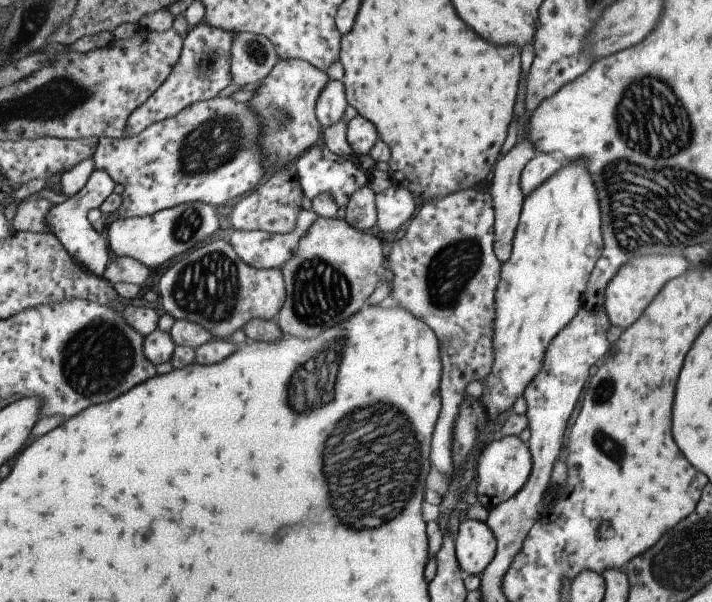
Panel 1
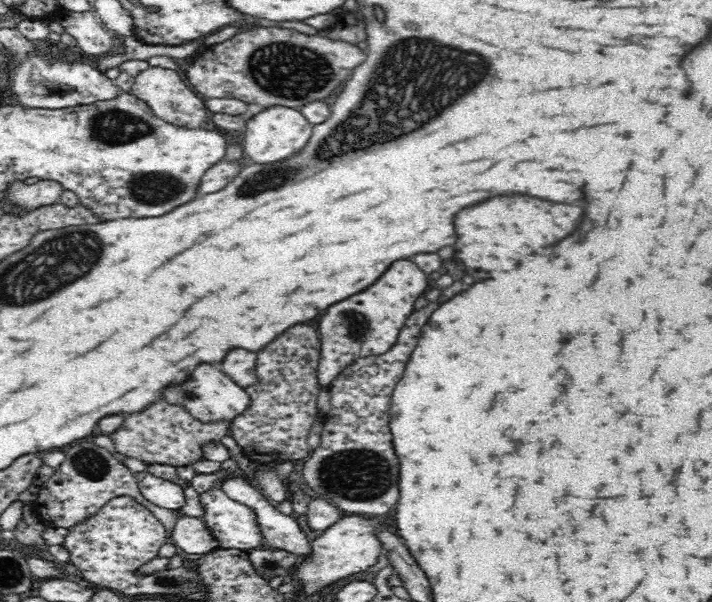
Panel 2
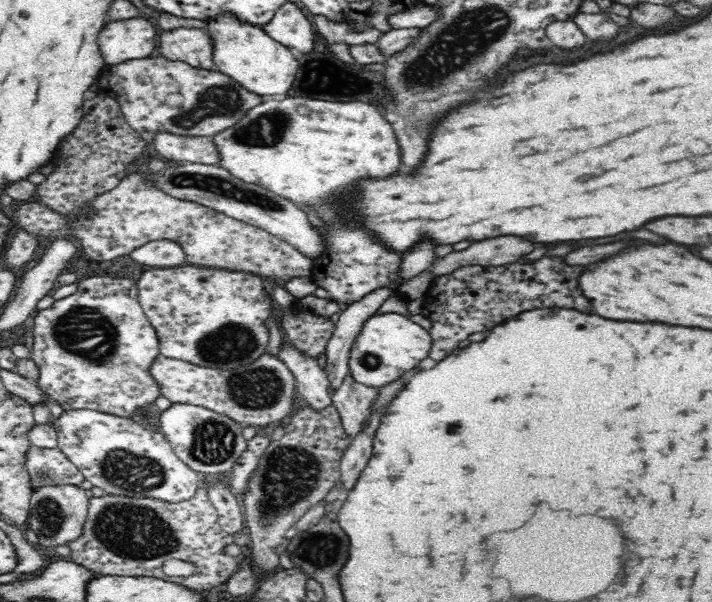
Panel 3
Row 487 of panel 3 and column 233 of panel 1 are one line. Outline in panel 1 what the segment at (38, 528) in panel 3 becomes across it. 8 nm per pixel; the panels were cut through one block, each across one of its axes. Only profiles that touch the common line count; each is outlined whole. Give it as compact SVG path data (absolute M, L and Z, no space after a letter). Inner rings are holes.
M236 33L230 46L230 76L232 82L254 84L264 80L280 60L272 41L254 33Z

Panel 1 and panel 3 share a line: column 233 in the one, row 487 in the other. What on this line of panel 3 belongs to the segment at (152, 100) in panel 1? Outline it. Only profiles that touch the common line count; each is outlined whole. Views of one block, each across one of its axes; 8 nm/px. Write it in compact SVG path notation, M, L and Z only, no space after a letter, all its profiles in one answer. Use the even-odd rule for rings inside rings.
M31 445L26 454L25 465L33 489L60 484L81 486L85 480L80 469L58 447L47 449Z

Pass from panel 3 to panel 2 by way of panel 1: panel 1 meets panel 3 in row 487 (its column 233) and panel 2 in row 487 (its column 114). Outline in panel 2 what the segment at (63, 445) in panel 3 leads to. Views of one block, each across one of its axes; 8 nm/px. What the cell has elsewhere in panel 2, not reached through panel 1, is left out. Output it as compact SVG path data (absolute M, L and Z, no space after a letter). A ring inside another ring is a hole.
M142 471L135 473L142 496L160 507L170 510L180 510L186 504L184 488L170 480L158 478L151 472ZM211 487L199 494L199 500L204 506L204 515L201 519L209 531L218 539L219 546L225 549L240 549L250 551L261 548L263 536L259 522L256 522L255 512L249 507L230 498L222 489Z

